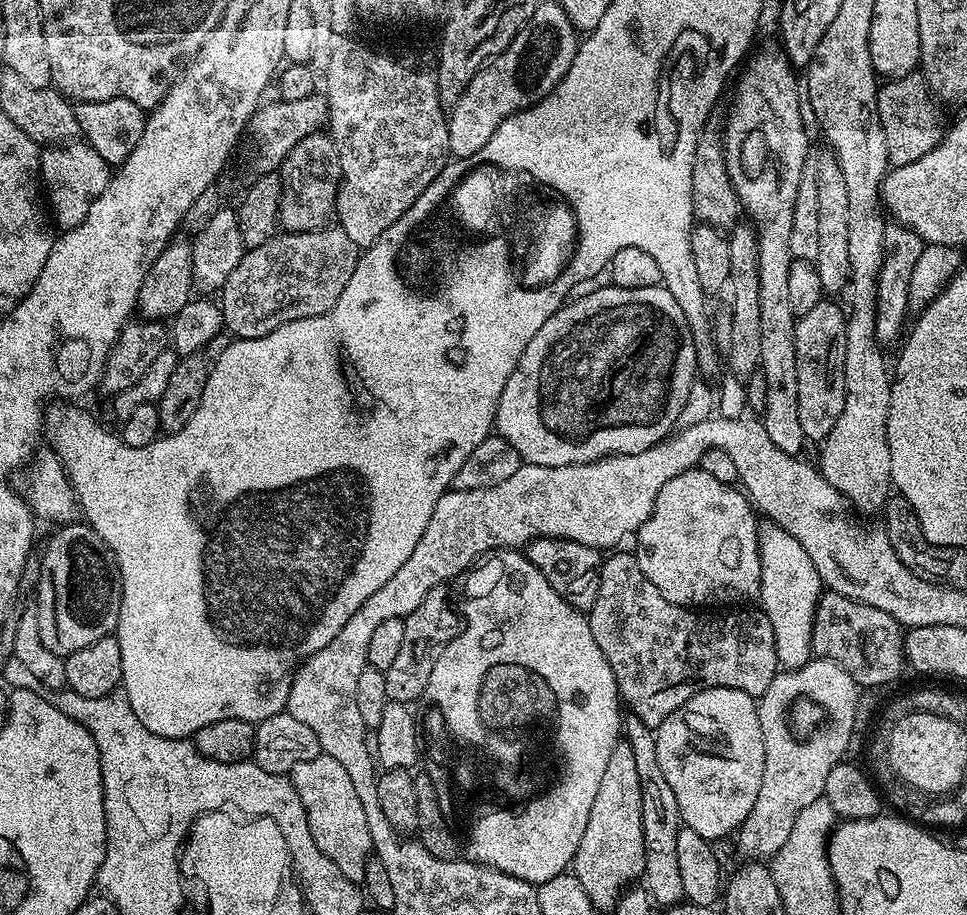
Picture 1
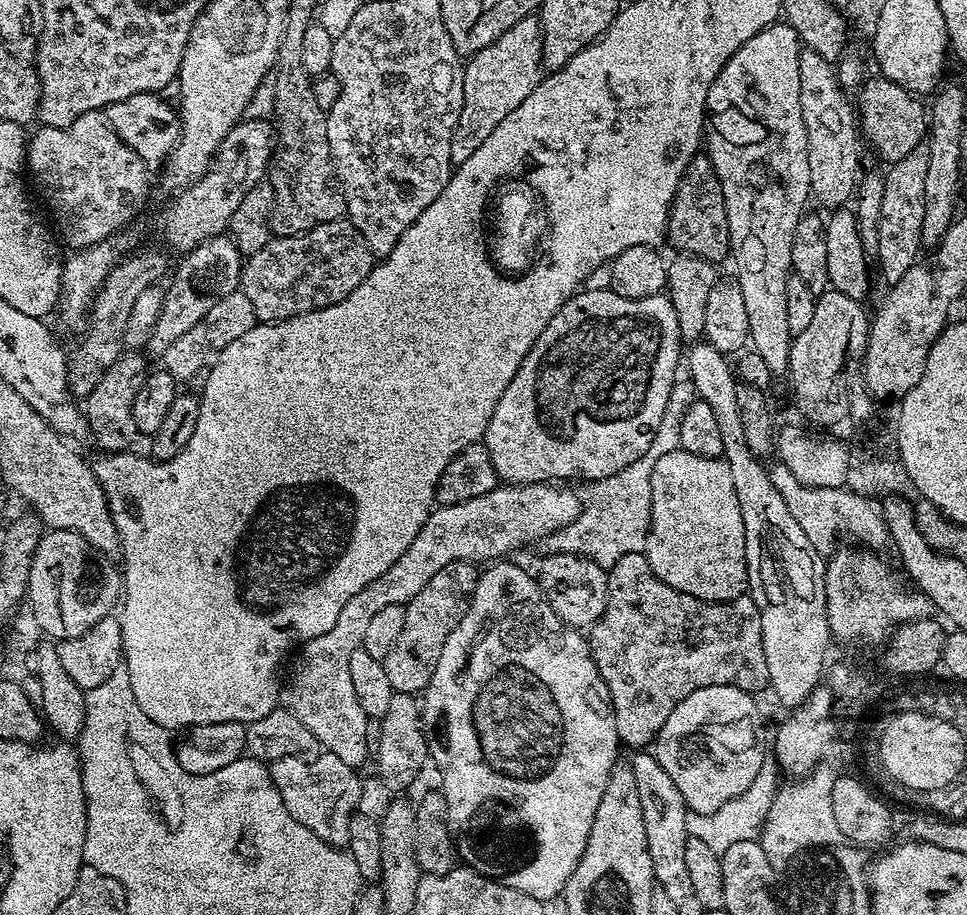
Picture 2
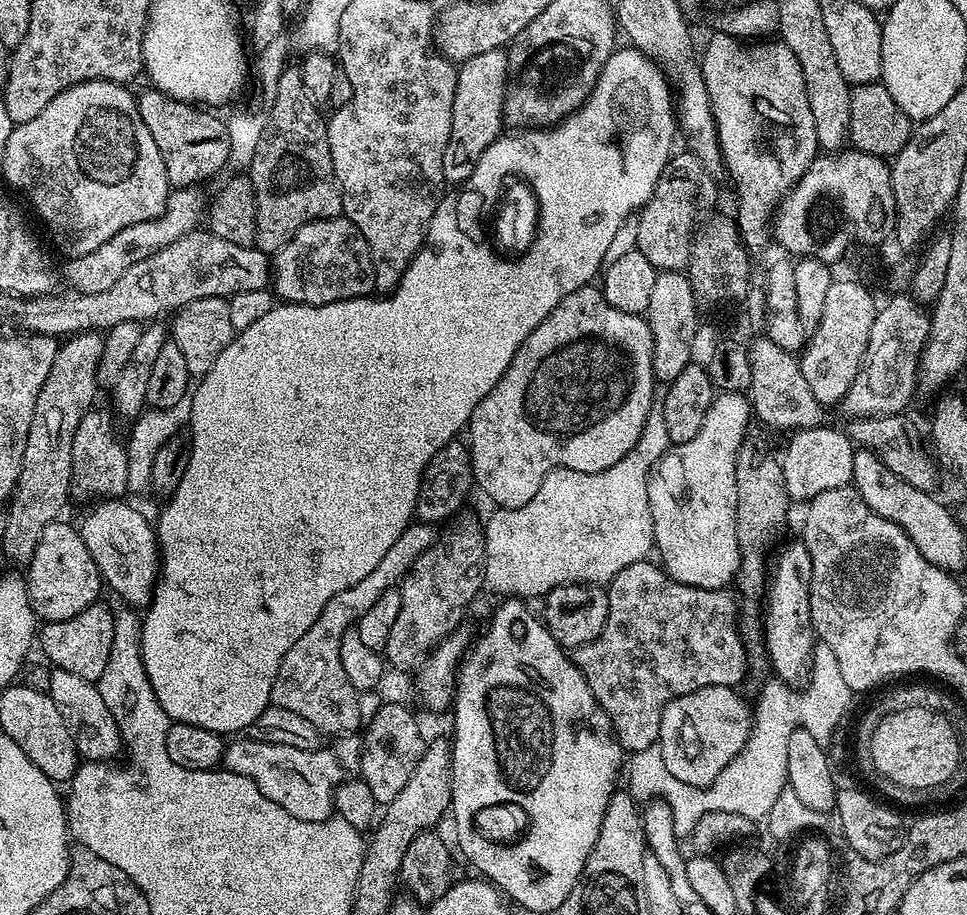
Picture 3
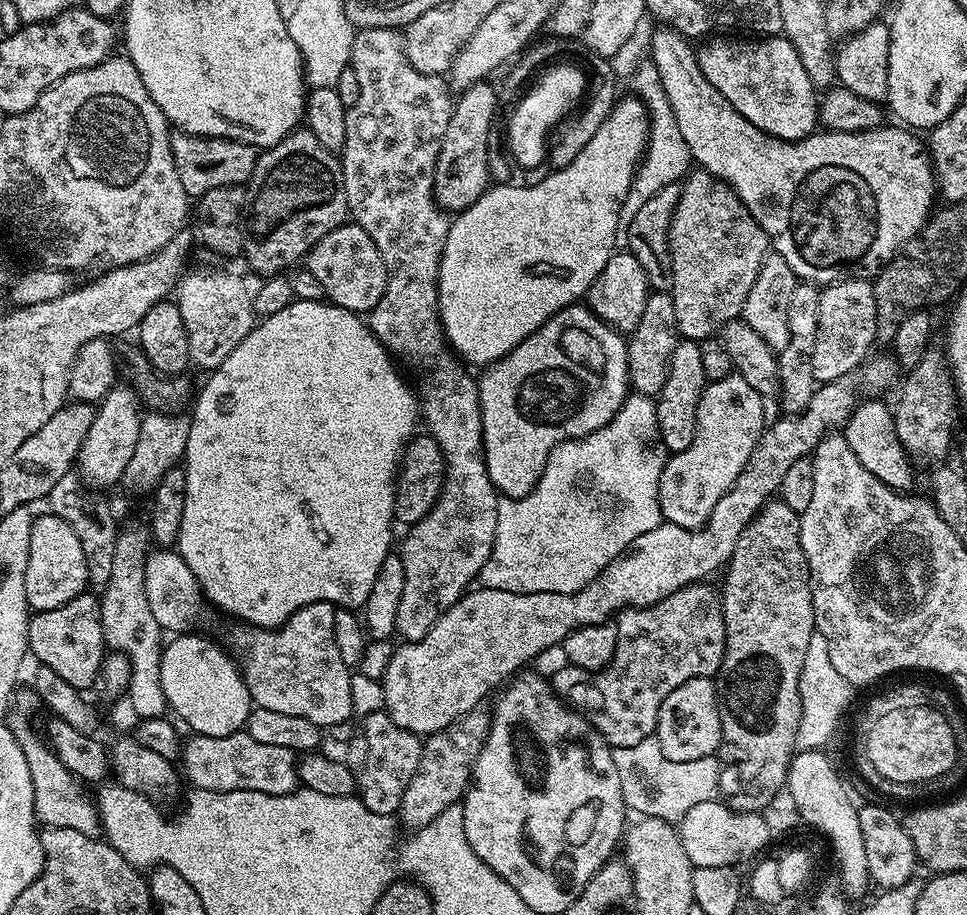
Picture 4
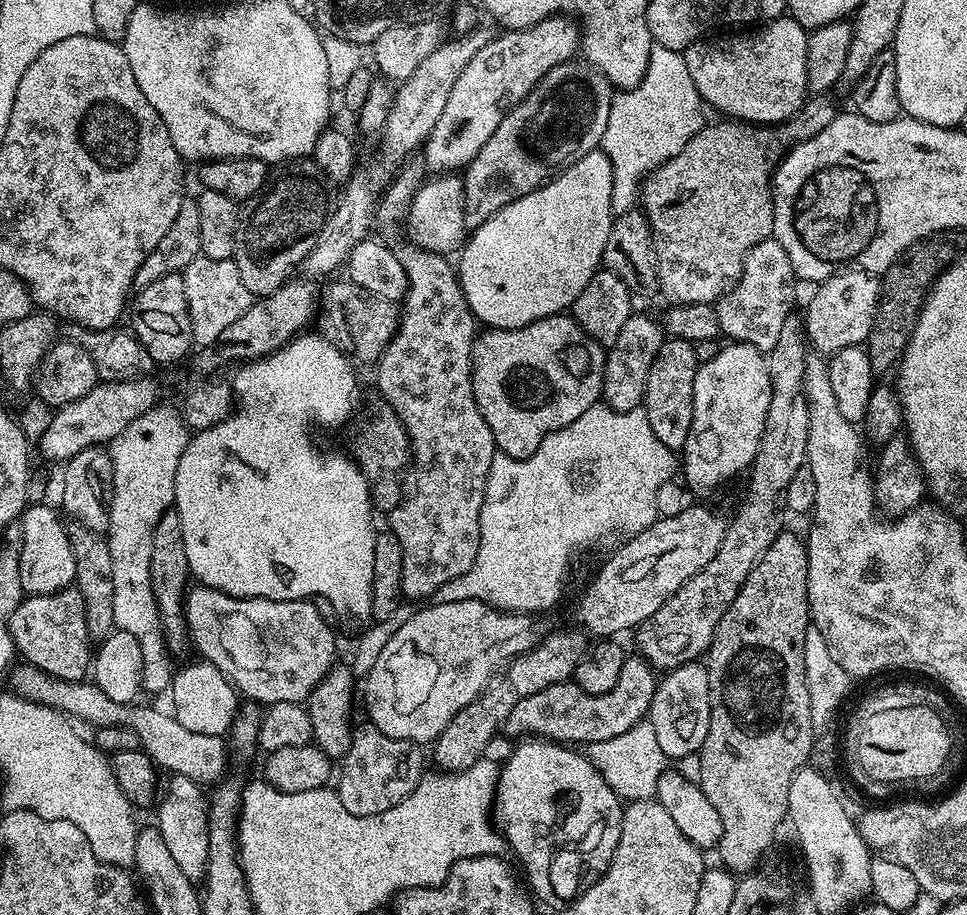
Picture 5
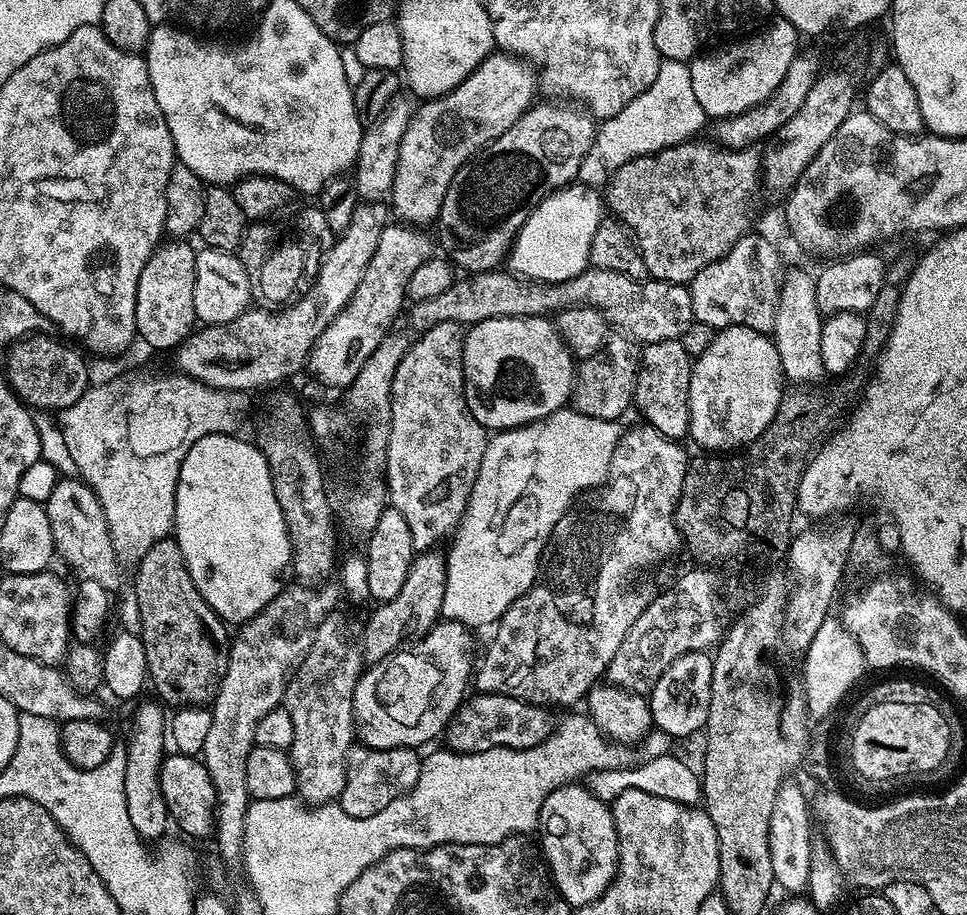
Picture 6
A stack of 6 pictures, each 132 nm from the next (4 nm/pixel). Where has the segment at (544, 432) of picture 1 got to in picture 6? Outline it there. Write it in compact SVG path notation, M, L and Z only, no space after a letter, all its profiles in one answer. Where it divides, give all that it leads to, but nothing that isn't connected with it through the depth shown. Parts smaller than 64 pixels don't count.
M547 315L486 318L471 325L464 334L462 362L468 409L478 423L489 430L521 428L524 424L554 414L571 401L572 387L576 385L577 361Z

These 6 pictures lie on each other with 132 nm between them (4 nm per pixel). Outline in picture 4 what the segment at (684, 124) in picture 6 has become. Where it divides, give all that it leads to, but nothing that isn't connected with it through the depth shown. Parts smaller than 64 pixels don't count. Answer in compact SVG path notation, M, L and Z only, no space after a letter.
M650 62L638 65L636 73L632 76L632 88L636 91L633 93L644 103L648 111L648 147L644 150L644 159L640 161L636 174L632 177L632 185L626 194L626 202L618 214L616 234L620 238L627 237L630 222L634 222L639 208L649 198L654 198L654 194L658 194L658 190L662 190L662 186L677 183L689 171L690 165L693 163L686 141L682 138L681 131L678 130L678 121L674 118L670 98L666 98L666 90L662 88L662 78L658 76L656 67Z

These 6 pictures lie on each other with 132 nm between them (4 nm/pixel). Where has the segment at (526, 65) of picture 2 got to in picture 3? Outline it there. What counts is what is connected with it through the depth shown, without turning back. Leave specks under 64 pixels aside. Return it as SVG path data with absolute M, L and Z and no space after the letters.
M495 48L486 50L474 58L463 61L456 74L454 106L450 122L450 138L446 142L446 154L442 154L442 170L449 185L466 183L474 174L474 168L486 149L502 135L505 127L504 95L508 93L510 63L507 51Z

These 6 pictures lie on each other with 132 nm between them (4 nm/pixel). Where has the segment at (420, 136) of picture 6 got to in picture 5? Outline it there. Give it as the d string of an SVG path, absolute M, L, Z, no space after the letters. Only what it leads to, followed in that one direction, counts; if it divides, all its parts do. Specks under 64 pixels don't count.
M561 15L546 18L529 28L504 30L499 34L501 36L493 35L486 46L470 58L458 82L454 82L454 90L450 90L450 98L438 122L434 122L434 130L430 130L424 141L422 164L427 171L429 168L429 173L452 174L467 168L478 150L490 142L490 134L498 130L502 118L537 91L541 78L548 75L549 70L569 63L582 44L577 21Z

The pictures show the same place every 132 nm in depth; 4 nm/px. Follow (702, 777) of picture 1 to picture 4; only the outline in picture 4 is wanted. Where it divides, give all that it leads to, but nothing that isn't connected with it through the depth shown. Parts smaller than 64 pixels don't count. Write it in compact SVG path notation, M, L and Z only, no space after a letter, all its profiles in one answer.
M706 676L682 682L682 686L673 690L666 697L666 702L662 702L655 736L661 743L661 753L670 762L689 762L713 755L722 744L722 722L718 714L715 683Z

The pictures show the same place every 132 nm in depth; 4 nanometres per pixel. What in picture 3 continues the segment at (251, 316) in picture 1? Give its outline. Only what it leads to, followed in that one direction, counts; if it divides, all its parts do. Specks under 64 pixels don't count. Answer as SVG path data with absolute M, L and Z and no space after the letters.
M342 214L330 220L311 220L274 256L274 292L289 304L322 306L353 300L373 295L375 286L370 246L362 238L362 230Z

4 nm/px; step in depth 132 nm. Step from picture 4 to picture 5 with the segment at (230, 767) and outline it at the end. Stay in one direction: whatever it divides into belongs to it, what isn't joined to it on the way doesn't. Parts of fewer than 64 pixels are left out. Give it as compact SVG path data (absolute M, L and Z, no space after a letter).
M27 662L17 663L11 669L10 688L30 702L56 708L69 718L85 720L96 728L122 726L134 730L134 734L138 734L140 739L140 748L150 757L157 769L164 771L165 768L165 773L185 776L201 786L212 786L225 779L224 771L228 768L228 756L230 757L230 748L225 737L194 734L194 730L186 730L186 726L182 726L182 722L178 722L175 715L168 713L167 716L156 708L147 708L146 705L140 704L141 702L114 702L95 682L47 676L45 672Z

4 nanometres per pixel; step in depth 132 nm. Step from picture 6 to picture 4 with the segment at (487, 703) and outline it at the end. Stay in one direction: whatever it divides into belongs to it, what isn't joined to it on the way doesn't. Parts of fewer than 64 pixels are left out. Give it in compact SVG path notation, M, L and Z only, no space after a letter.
M697 582L662 598L662 602L645 608L626 608L615 617L616 645L610 662L595 672L565 663L564 668L550 676L550 683L556 695L570 708L575 708L581 716L586 717L602 734L602 738L613 748L629 748L643 739L656 735L658 710L662 702L673 690L678 690L682 682L690 678L712 678L722 666L726 654L726 626L724 609L720 607L721 593L714 592L711 583Z

